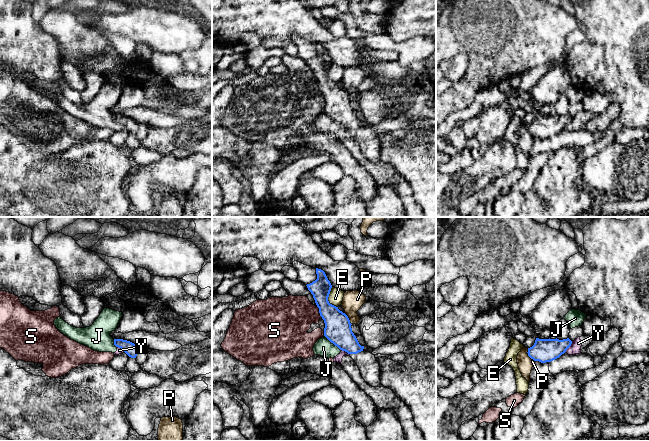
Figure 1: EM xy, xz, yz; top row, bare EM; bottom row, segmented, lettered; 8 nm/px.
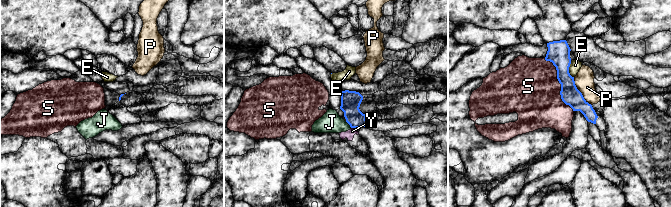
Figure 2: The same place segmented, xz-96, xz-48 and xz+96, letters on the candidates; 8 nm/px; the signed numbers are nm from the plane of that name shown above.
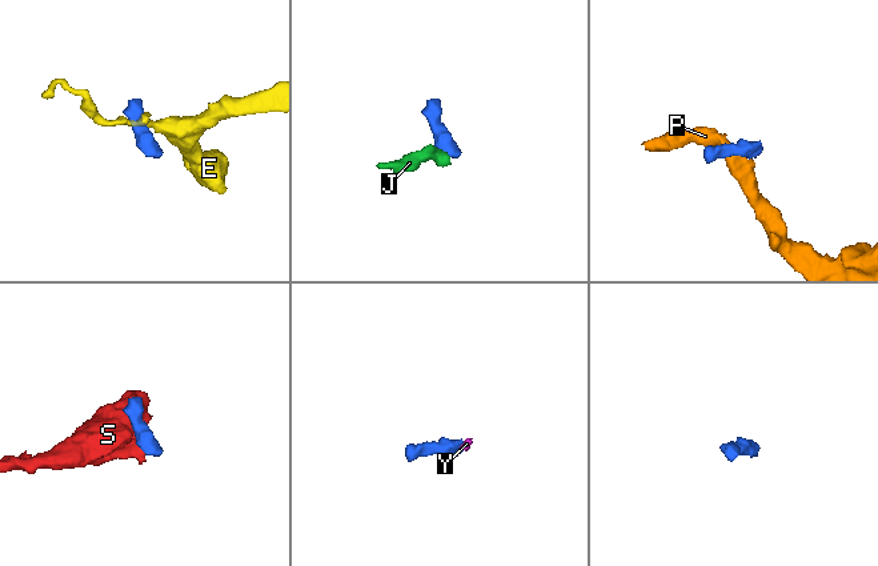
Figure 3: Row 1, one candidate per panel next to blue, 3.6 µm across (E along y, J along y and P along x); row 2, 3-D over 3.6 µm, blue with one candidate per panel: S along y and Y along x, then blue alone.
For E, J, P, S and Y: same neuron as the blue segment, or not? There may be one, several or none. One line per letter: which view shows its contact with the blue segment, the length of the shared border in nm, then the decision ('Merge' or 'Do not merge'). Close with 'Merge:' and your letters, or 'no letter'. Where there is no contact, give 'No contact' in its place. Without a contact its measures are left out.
E: Touches blue in xz. Shared border 180 nm. Do not merge
J: Touches blue in xz. Shared border 180 nm. Do not merge
P: Touches blue in yz. Shared border 120 nm. Do not merge
S: Touches blue in xz. Shared border 100 nm. Do not merge
Y: Touches blue in yz. Shared border 120 nm. Do not merge
Merge: no letter

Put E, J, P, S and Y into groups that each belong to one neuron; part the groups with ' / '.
E / J Y / P / S

